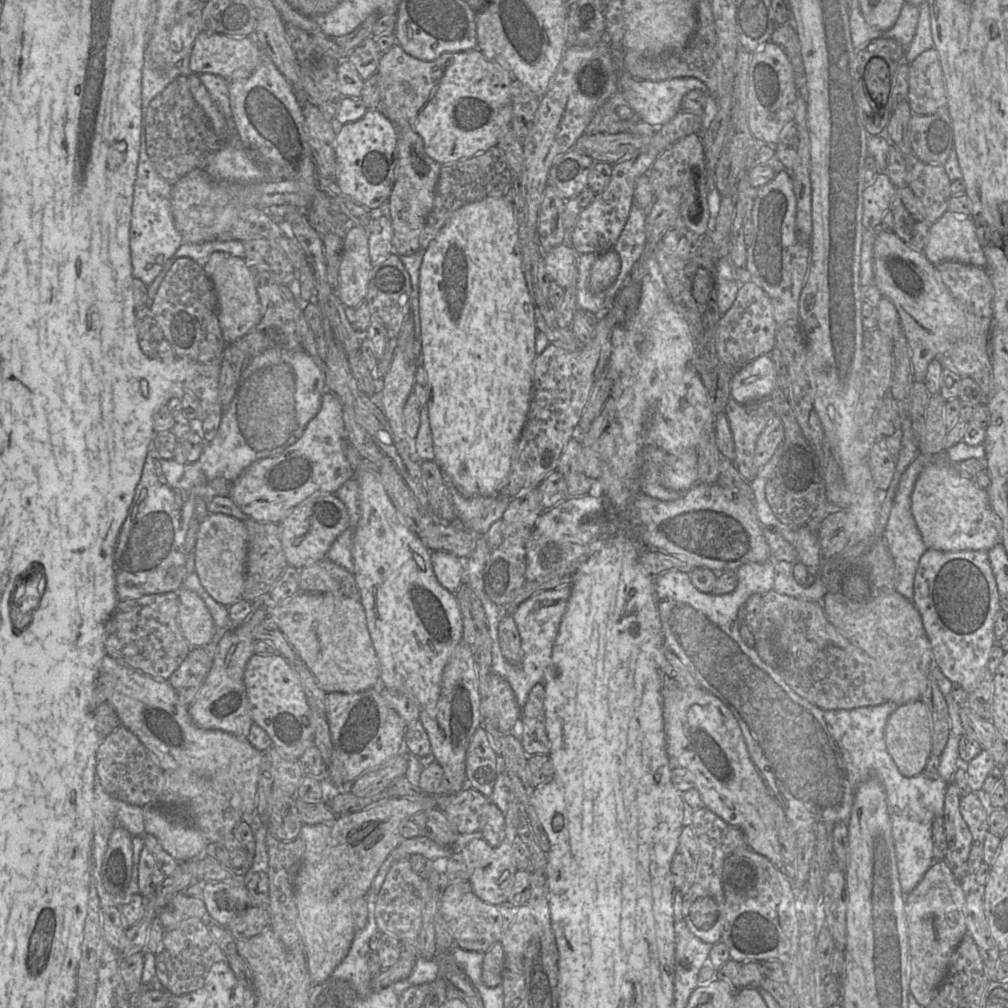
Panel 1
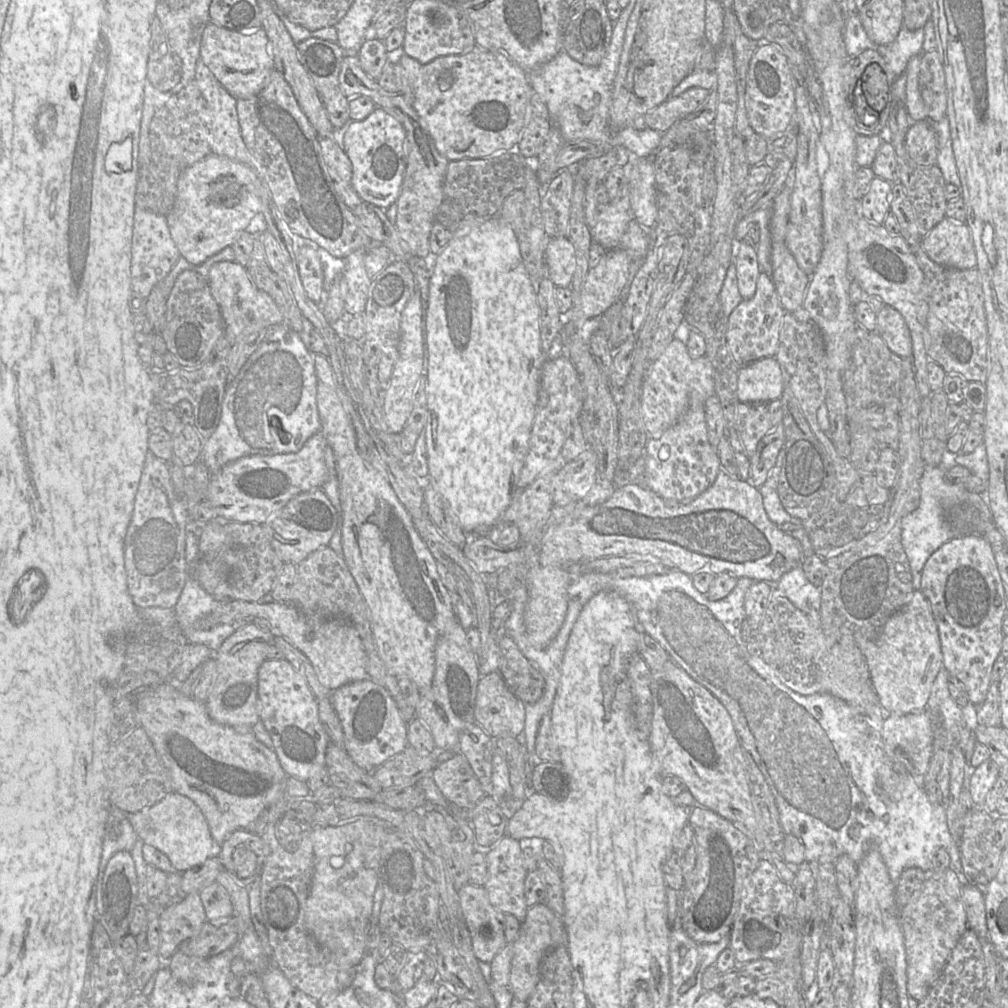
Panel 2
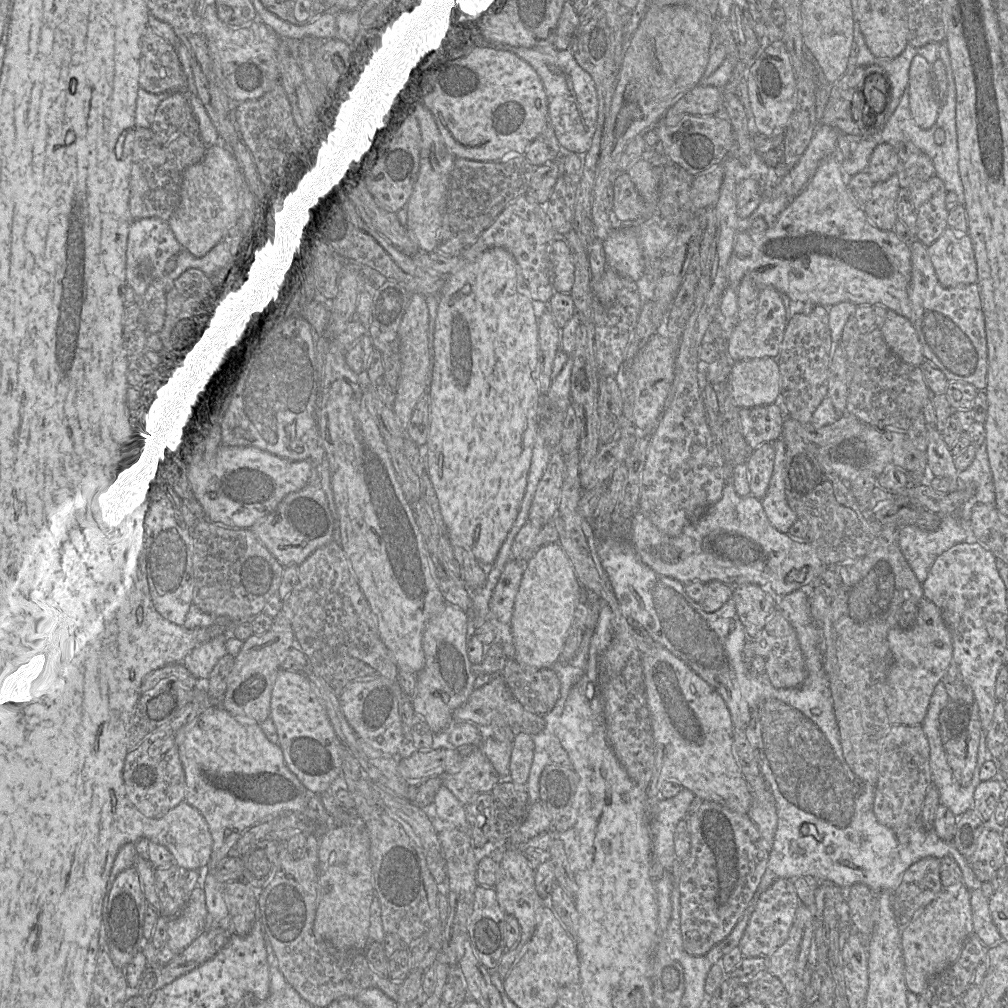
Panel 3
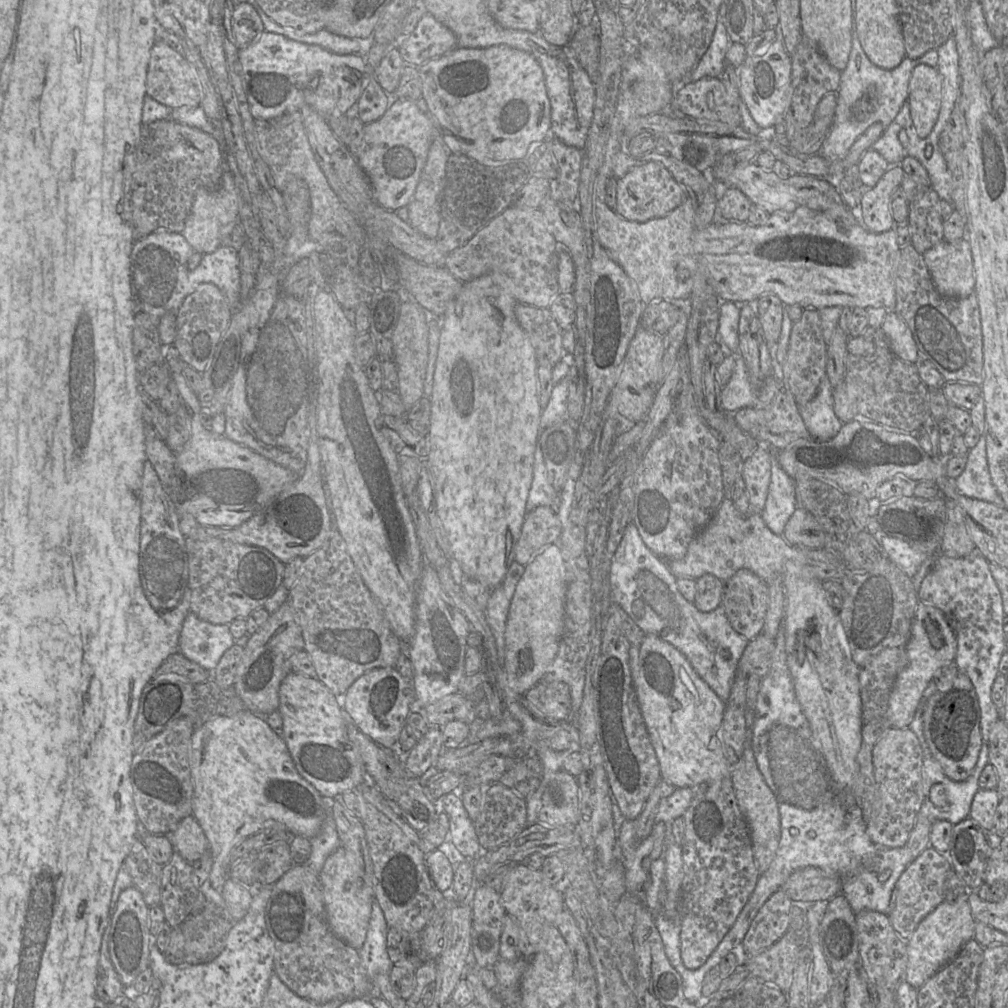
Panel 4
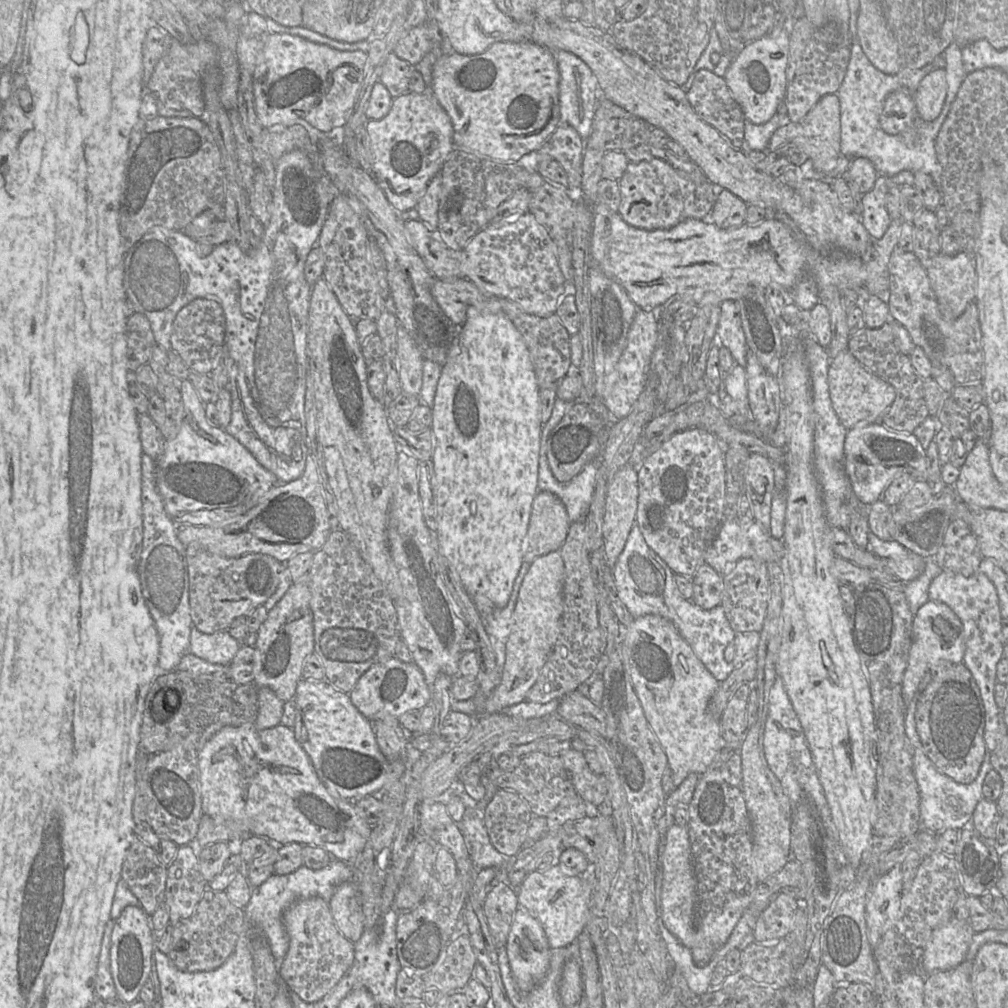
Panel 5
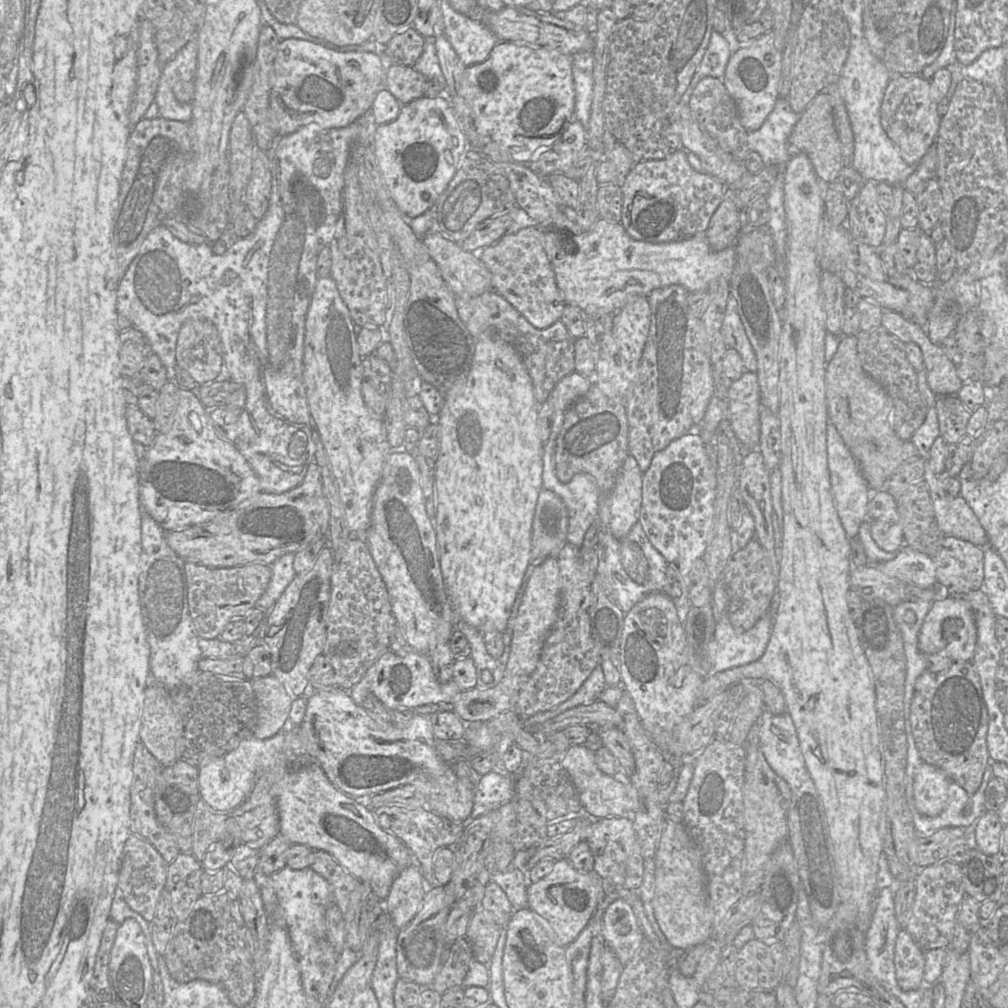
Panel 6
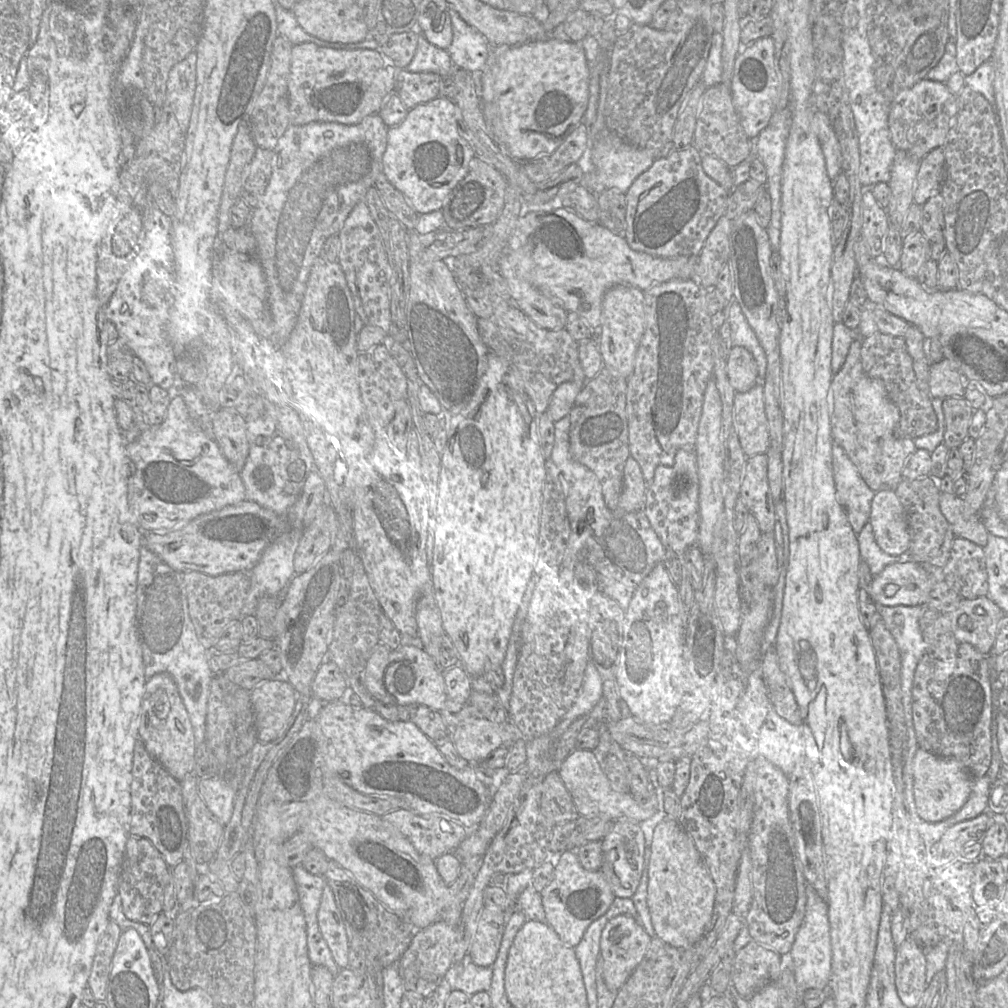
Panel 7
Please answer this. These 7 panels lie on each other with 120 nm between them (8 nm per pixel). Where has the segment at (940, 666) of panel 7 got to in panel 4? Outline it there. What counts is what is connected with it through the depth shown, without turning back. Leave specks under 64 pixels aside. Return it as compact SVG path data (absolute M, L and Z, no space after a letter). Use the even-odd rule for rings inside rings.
M959 671L951 687L937 690L924 707L923 728L926 742L943 772L954 781L965 781L974 771L983 744L981 710L970 678Z

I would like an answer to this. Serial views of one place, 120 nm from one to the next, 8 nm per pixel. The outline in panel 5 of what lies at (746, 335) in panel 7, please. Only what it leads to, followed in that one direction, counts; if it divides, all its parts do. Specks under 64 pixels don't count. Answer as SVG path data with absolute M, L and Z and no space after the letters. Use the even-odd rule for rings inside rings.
M724 300L719 307L720 316L716 329L717 341L730 351L735 364L745 368L748 347L746 345L737 302Z

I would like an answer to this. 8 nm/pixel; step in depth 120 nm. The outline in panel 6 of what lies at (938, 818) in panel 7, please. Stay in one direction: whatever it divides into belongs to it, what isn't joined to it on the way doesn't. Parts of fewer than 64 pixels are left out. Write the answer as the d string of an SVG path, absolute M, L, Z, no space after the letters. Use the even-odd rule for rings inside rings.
M923 761L916 771L913 782L917 811L928 817L938 816L947 806L951 781L953 780L944 772Z

